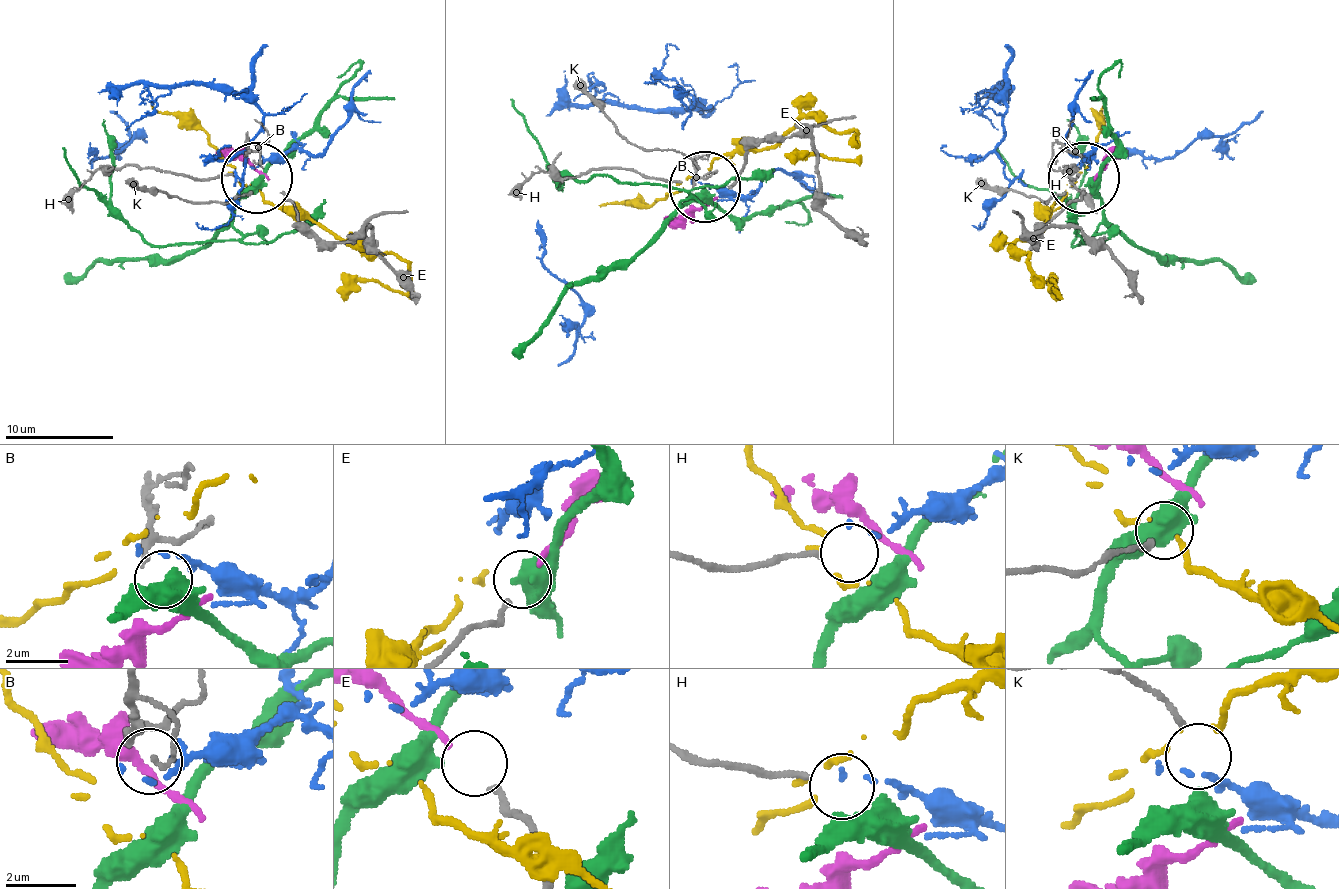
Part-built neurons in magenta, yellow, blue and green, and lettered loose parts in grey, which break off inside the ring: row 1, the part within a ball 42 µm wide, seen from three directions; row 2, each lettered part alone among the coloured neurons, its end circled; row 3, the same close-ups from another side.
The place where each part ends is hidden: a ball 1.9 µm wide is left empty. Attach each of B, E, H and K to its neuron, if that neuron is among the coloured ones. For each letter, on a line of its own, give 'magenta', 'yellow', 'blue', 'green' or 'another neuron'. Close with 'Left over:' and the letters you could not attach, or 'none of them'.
B: another neuron
E: magenta
H: blue
K: green
Left over: B

